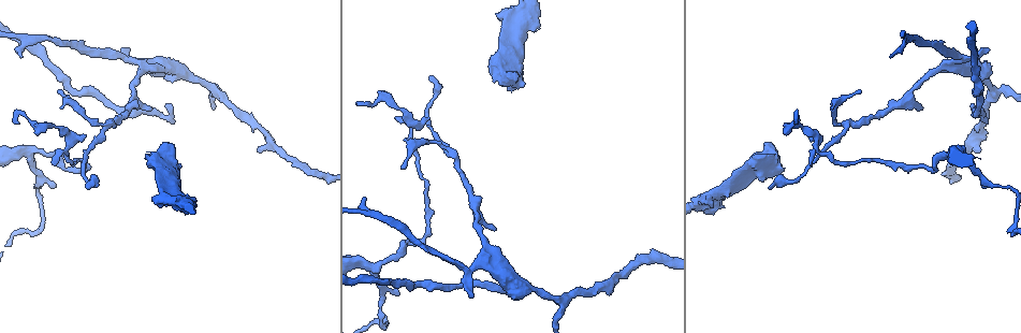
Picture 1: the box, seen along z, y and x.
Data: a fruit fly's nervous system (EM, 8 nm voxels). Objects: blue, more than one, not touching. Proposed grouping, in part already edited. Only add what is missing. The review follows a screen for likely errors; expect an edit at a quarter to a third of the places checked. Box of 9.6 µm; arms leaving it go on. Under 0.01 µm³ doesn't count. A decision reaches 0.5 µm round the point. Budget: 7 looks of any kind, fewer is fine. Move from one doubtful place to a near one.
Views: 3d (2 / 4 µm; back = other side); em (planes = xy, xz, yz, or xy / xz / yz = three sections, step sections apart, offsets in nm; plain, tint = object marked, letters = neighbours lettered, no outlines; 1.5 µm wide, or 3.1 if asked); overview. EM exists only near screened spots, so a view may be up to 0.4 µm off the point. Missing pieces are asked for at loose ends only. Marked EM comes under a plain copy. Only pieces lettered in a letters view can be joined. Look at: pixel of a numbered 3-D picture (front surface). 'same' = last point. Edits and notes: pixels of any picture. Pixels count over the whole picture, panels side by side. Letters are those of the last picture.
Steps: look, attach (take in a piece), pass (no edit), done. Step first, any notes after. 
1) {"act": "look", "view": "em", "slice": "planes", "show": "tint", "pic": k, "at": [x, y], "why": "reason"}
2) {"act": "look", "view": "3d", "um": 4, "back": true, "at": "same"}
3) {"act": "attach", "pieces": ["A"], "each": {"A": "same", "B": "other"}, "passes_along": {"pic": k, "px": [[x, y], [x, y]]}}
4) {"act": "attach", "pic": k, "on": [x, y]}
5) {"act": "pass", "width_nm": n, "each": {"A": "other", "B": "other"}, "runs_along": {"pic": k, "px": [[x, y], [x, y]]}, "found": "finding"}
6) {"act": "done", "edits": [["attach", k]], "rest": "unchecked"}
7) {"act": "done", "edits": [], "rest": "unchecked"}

{"act": "look", "view": "3d", "um": 4, "pic": 1, "at": [166, 106], "why": "tapers out"}

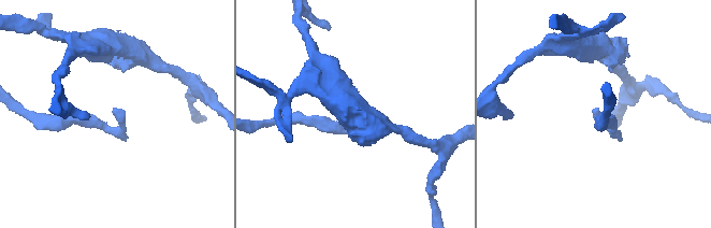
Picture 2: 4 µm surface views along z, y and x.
{"act": "look", "view": "em", "slice": "yz", "step": 8, "show": "tint", "pic": 2, "at": [115, 110], "why": "now the EM"}

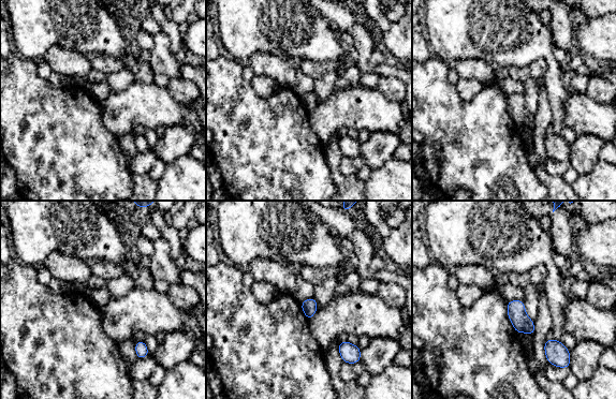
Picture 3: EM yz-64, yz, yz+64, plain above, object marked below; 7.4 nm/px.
{"act": "look", "view": "em", "slice": "planes", "show": "letters", "at": "same"}

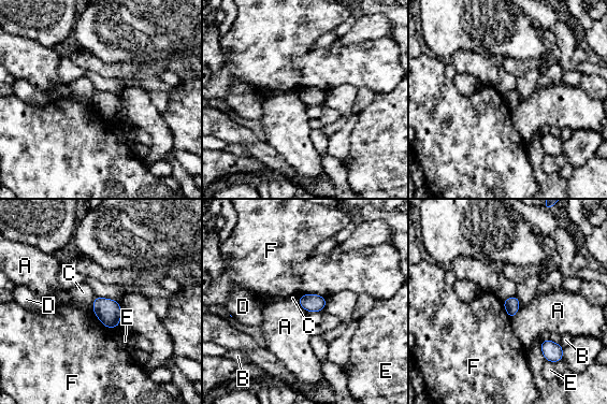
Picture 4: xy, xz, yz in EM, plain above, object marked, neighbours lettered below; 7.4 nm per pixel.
{"act": "pass", "longest_contact_nm": ["F", 200], "each": {"A": "other", "B": "other", "C": "other", "D": "other", "E": "other", "F": "other"}, "border": {"pic": 4, "px": [[96, 297], [91, 304]]}, "found": "no lettered piece goes on from it"}

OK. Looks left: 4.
{"act": "look", "view": "em", "slice": "xz", "step": 4, "show": "letters", "pic": 1, "at": [981, 149], "why": "an open end"}

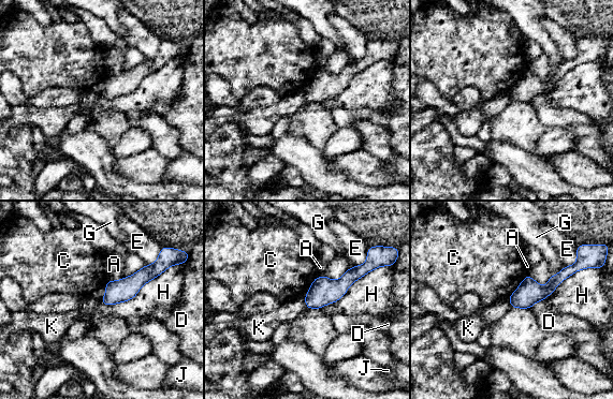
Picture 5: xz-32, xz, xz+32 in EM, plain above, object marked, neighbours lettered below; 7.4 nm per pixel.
{"act": "look", "view": "em", "slice": "planes", "show": "letters", "at": "same"}

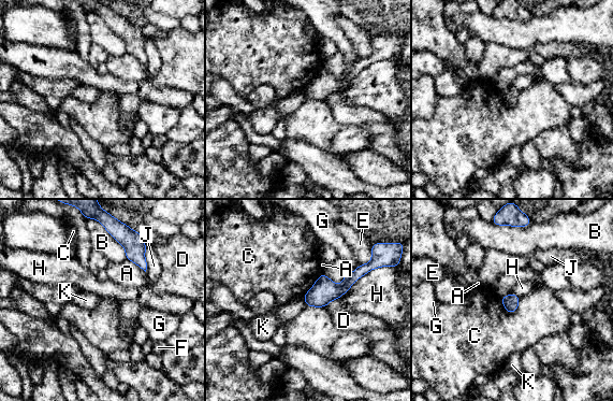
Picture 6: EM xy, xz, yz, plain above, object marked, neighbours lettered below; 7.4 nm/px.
{"act": "pass", "each": {"A": "other", "B": "other", "C": "other", "D": "other", "E": "other", "F": "other", "G": "other", "H": "other", "J": "other", "K": "other"}, "border": {"pic": 6, "px": [[302, 297], [307, 306]]}, "found": "none of them fits"}

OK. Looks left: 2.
{"act": "done", "edits": [], "rest": "unchecked"}

